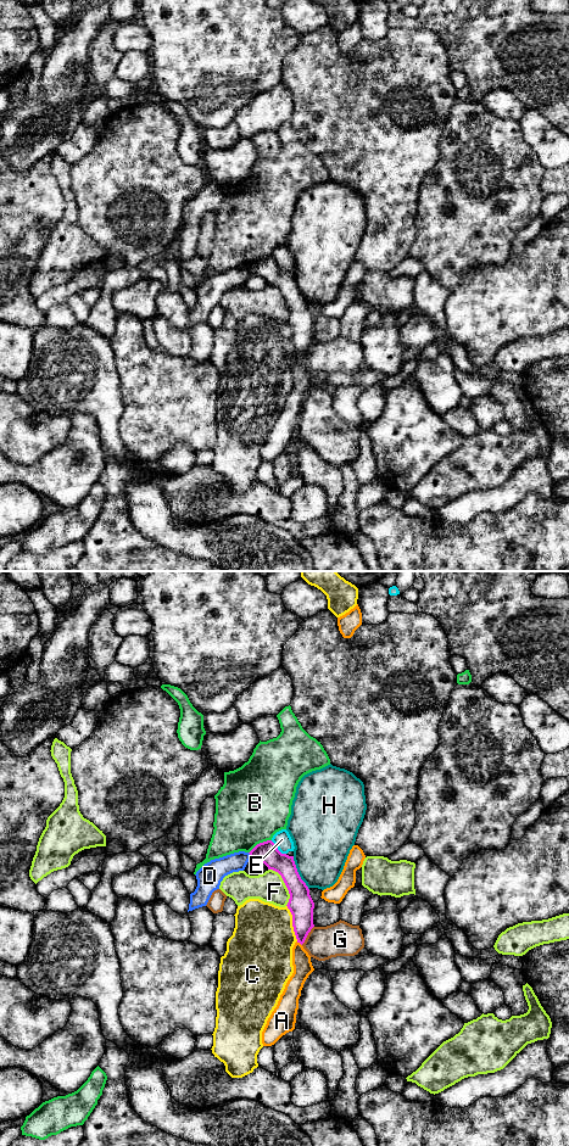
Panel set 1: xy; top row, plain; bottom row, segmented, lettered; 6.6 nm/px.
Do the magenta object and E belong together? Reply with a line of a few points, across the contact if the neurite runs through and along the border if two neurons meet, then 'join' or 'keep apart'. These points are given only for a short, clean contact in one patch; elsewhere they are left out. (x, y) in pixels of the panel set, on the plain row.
line xy (271, 256), (285, 269); keep apart

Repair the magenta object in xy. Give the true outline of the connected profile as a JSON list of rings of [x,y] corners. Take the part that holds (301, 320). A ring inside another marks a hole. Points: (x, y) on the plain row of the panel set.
[[[272,256],[257,259],[249,269],[250,273],[261,275],[268,285],[273,285],[281,291],[290,309],[286,322],[292,330],[294,347],[297,358],[302,360],[314,342],[314,318],[308,302],[297,287],[294,272],[281,269]]]

